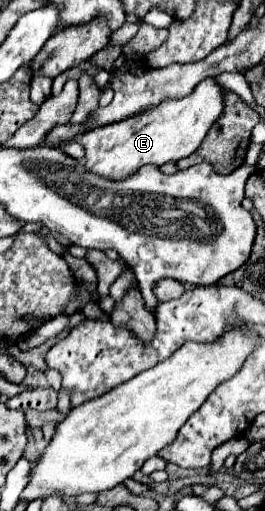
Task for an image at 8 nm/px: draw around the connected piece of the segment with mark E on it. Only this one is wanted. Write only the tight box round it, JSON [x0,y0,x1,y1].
[61,78,225,178]

